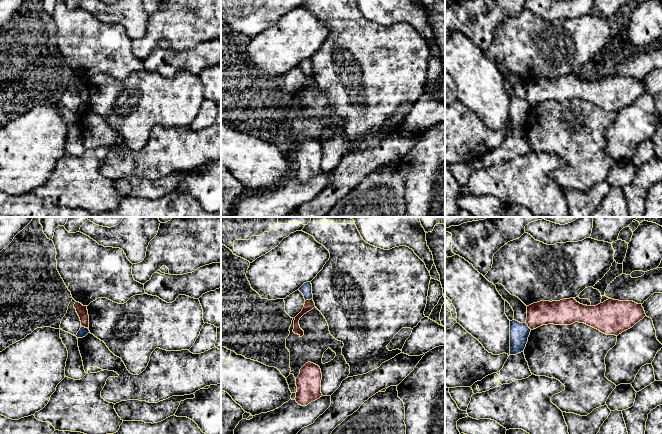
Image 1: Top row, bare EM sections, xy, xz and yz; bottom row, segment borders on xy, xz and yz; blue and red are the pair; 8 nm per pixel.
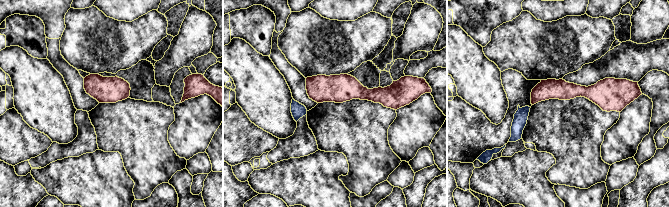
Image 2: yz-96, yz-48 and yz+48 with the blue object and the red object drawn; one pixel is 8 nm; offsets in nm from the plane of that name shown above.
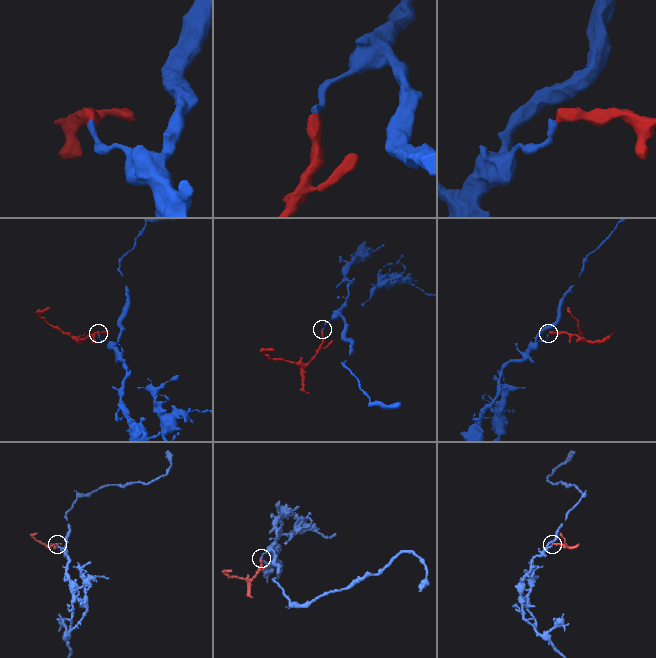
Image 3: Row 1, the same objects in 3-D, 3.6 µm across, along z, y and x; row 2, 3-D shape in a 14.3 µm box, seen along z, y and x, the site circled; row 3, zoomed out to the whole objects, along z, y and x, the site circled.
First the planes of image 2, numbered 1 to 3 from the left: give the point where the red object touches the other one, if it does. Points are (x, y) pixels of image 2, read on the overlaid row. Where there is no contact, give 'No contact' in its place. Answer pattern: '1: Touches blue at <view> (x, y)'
1: No contact
2: No contact
3: No contact

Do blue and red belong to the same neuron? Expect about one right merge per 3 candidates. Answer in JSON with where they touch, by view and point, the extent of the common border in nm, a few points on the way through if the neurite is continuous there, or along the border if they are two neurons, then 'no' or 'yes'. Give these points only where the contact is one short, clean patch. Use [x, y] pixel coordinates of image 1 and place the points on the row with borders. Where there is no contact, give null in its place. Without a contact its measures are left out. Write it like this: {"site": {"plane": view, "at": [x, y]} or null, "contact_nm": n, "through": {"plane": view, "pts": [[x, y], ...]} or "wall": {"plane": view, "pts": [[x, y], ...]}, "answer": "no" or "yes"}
{"site": {"plane": "xy", "at": [84, 327]}, "contact_nm": 70, "wall": {"plane": "xy", "pts": [[81, 325], [88, 329]]}, "answer": "no"}

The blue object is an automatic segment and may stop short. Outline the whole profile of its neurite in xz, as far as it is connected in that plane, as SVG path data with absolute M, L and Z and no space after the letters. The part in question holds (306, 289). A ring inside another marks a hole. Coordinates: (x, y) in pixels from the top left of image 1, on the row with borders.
M311 282L304 283L300 288L299 291L303 294L305 301L311 300L313 298L312 294L312 284Z

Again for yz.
M516 320L510 321L510 355L524 351L530 332L531 329L526 323L520 323Z

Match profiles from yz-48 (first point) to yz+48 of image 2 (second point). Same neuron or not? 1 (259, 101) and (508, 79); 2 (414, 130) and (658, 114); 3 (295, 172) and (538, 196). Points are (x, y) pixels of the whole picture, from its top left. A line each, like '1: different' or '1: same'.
1: different
2: different
3: same

